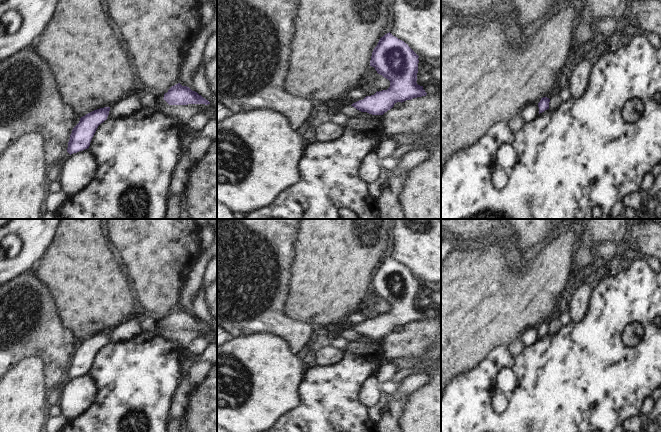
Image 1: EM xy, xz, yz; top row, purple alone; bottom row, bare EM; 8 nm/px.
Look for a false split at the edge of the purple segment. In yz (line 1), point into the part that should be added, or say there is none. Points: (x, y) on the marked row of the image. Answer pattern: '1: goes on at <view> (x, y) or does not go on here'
1: does not go on here

